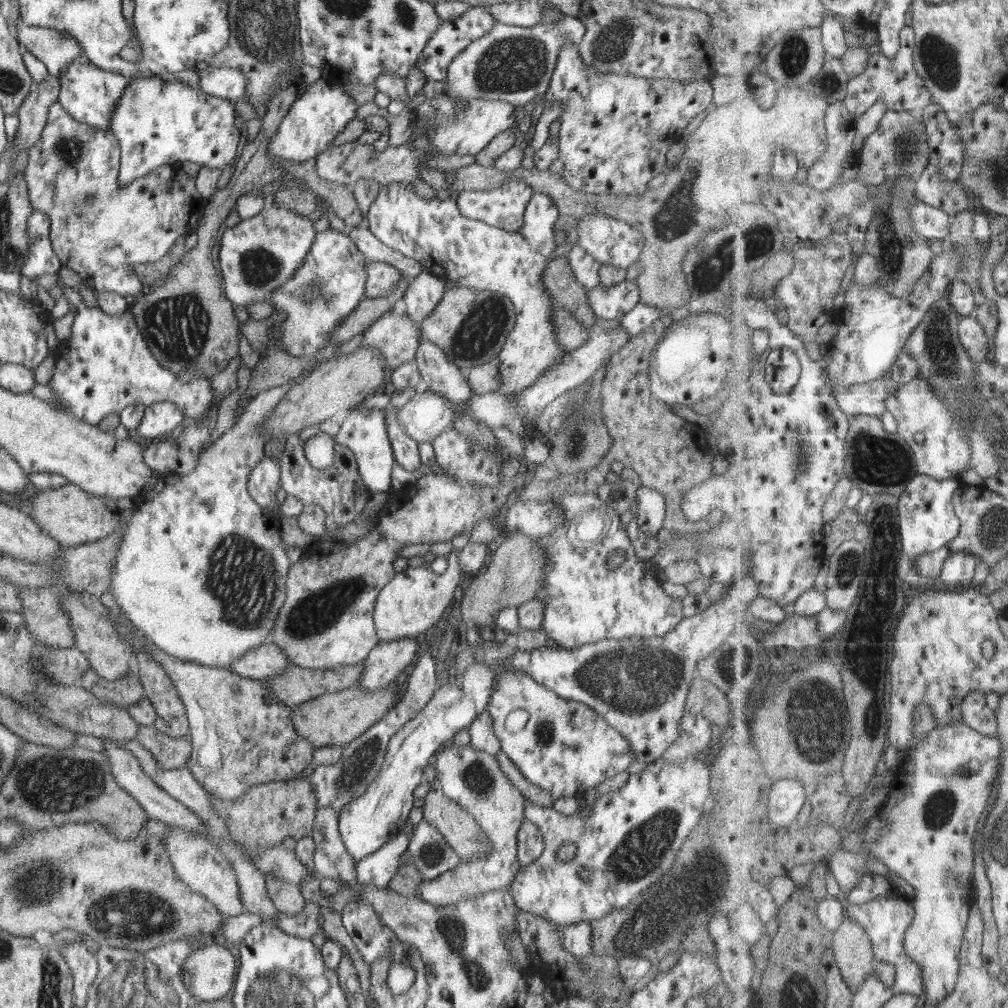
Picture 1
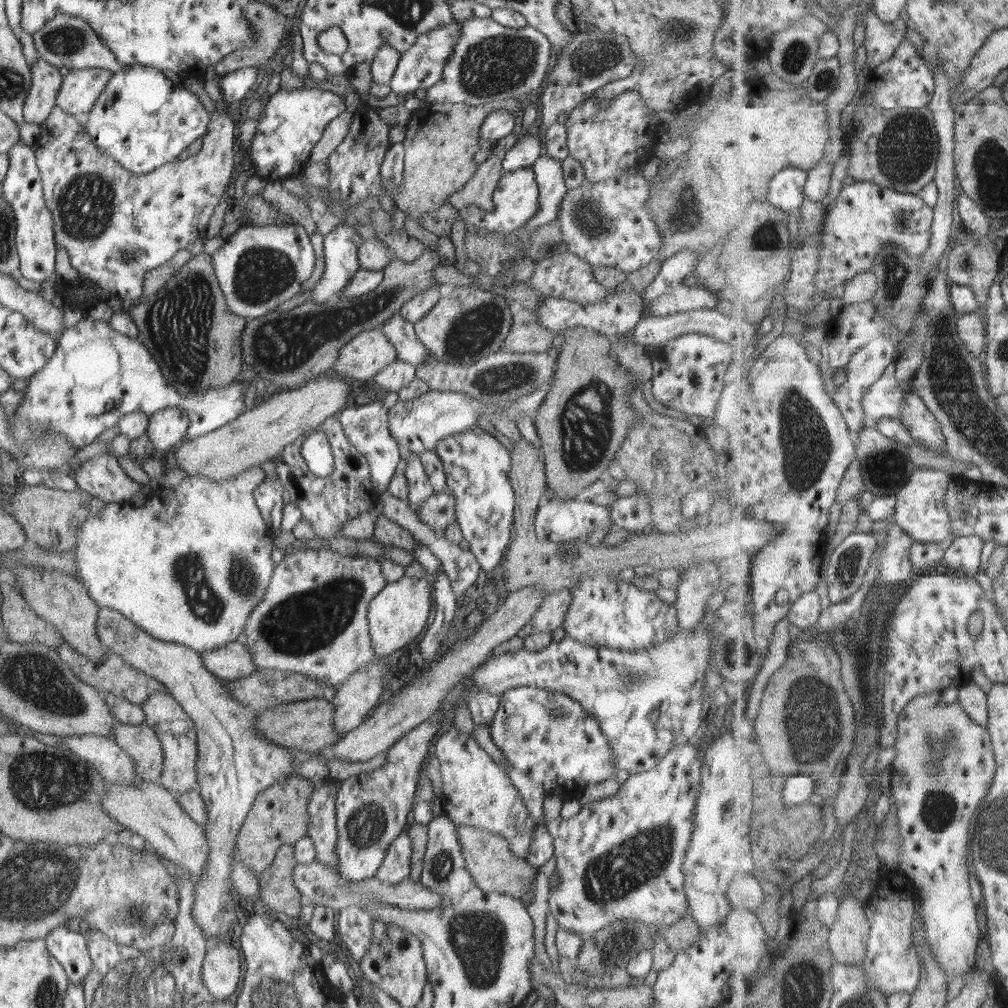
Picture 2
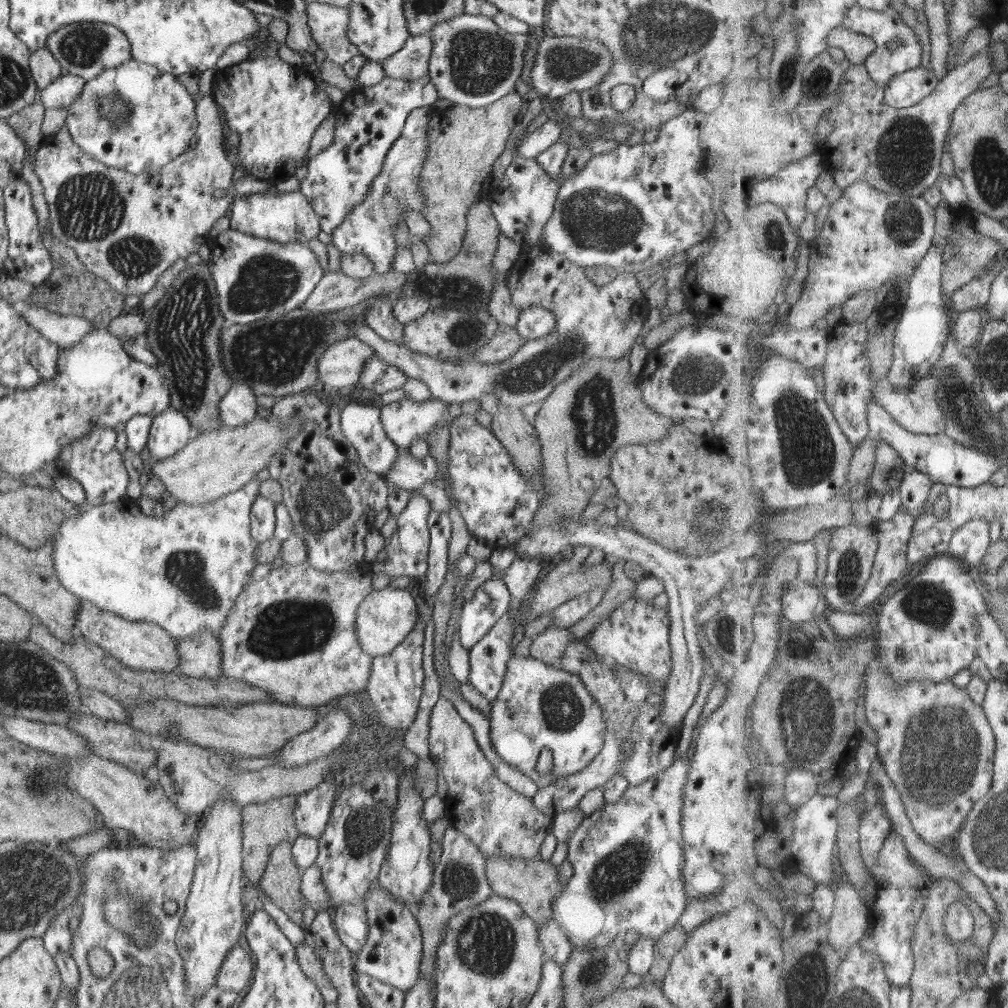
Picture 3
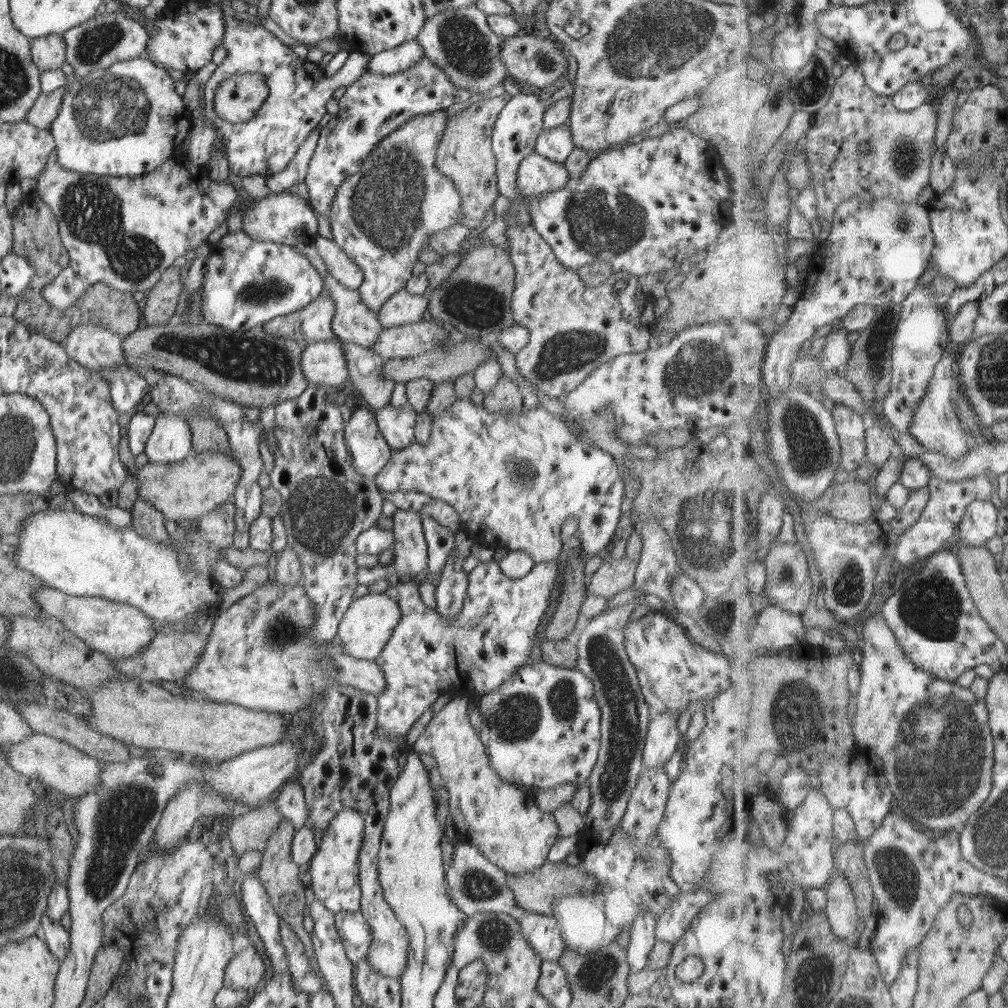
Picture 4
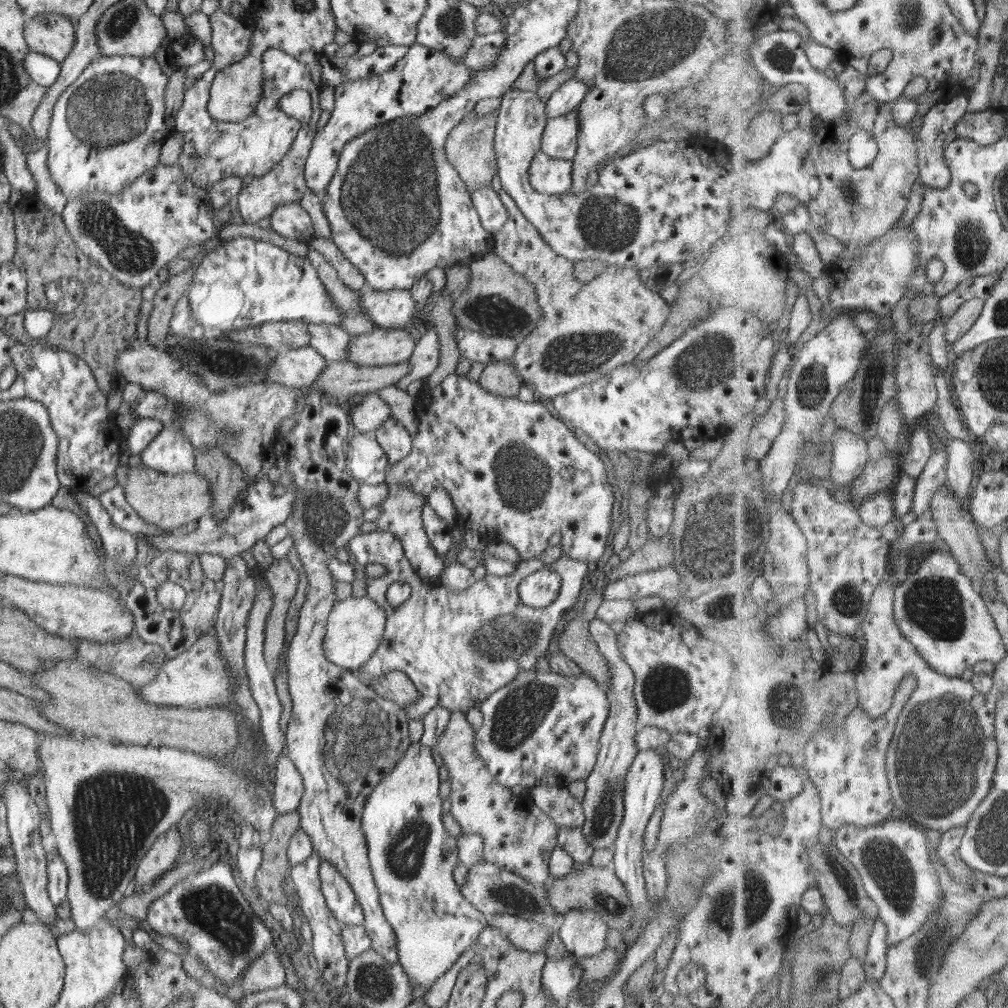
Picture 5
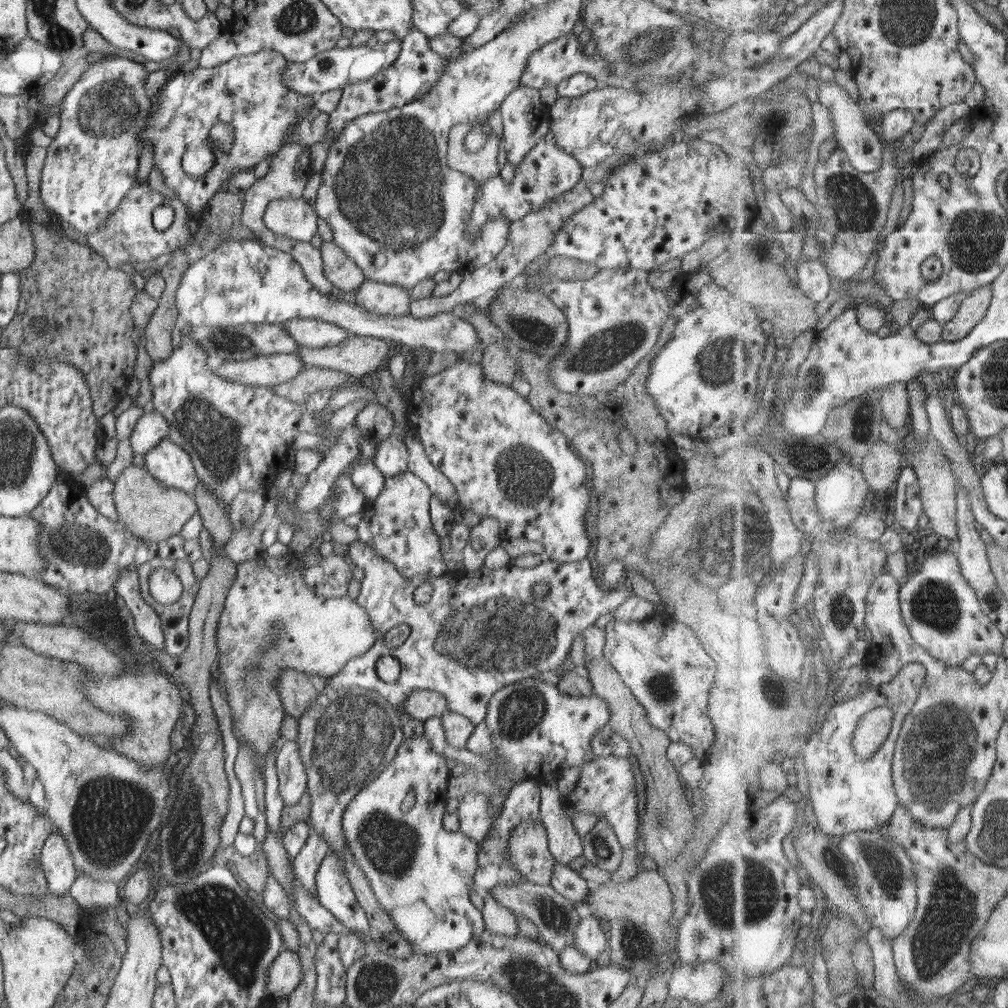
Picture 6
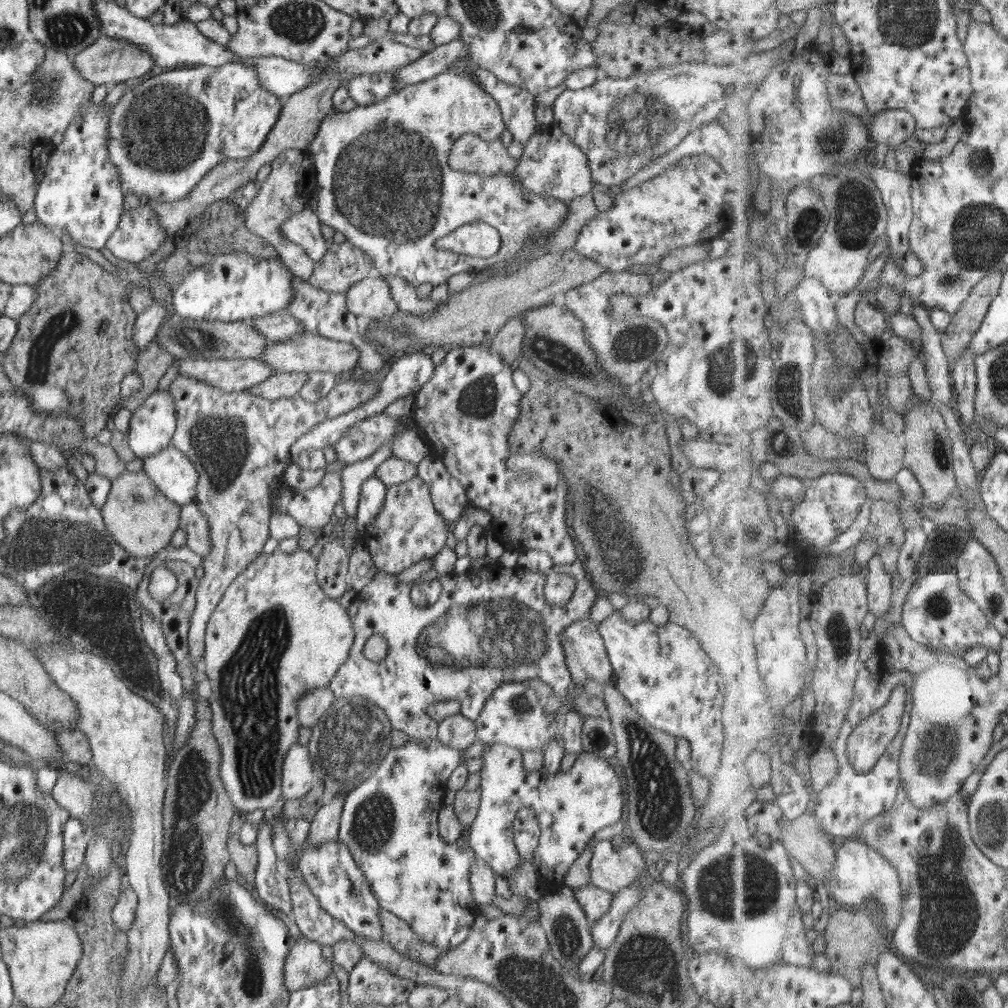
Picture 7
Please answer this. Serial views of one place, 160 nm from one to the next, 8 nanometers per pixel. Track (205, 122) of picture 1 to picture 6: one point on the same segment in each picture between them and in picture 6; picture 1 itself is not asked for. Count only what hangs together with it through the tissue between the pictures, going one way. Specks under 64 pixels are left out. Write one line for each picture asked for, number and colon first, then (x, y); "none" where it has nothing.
2: (143, 120)
3: (133, 117)
4: (127, 120)
5: (107, 129)
6: (91, 165)

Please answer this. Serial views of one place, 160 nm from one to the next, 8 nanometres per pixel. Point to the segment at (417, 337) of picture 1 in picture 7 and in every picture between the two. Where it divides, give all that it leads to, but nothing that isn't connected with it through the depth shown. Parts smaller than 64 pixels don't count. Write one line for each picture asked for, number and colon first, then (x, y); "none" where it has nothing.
2: (370, 351)
3: (339, 366)
4: (323, 362)
5: (298, 368)
6: (273, 369)
7: (233, 375)

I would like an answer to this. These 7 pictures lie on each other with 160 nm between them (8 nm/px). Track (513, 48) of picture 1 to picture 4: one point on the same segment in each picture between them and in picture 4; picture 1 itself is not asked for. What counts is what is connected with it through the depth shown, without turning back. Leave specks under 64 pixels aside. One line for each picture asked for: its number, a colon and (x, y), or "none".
2: (490, 62)
3: (474, 62)
4: (459, 41)

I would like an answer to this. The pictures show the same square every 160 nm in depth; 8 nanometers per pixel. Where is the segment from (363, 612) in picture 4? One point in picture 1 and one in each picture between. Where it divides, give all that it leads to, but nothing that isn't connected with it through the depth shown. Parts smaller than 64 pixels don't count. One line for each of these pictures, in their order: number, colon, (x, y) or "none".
1: (414, 600)
2: (398, 613)
3: (384, 619)

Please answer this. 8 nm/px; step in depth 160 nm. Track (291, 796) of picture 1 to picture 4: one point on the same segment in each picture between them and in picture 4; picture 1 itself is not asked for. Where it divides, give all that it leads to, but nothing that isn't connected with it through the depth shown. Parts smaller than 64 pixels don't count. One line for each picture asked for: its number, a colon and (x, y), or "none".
2: (279, 815)
3: (266, 824)
4: (250, 831)

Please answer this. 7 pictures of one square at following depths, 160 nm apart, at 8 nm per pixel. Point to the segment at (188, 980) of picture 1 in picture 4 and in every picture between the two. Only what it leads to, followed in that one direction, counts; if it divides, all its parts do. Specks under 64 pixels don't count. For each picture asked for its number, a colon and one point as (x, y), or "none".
2: (221, 968)
3: (235, 974)
4: (244, 971)

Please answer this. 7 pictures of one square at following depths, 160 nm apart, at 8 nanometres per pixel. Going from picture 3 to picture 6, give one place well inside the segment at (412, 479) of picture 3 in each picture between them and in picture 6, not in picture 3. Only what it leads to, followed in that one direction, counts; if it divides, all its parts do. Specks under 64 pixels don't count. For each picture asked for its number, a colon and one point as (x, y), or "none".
4: (514, 478)
5: (516, 472)
6: (506, 462)

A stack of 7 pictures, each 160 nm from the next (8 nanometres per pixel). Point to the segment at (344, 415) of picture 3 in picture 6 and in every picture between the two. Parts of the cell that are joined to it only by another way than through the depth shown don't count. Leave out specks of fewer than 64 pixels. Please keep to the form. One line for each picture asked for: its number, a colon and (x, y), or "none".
4: (370, 452)
5: (366, 461)
6: (364, 473)

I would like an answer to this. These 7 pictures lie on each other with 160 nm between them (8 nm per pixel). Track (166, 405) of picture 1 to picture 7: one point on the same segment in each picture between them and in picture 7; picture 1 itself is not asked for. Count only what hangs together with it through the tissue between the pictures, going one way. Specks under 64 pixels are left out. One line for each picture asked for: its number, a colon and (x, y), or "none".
2: (167, 427)
3: (170, 429)
4: (171, 440)
5: (170, 452)
6: (168, 463)
7: (170, 470)

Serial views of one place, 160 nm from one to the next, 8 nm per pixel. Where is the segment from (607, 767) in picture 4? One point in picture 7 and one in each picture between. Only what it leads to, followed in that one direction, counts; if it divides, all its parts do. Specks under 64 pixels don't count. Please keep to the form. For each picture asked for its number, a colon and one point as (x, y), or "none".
5: (603, 805)
6: (601, 847)
7: (612, 868)

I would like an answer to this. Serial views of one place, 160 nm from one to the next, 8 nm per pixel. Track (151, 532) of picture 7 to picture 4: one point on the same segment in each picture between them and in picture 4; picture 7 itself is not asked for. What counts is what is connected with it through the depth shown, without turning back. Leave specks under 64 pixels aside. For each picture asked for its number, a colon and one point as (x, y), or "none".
4: (193, 487)
5: (168, 501)
6: (153, 512)

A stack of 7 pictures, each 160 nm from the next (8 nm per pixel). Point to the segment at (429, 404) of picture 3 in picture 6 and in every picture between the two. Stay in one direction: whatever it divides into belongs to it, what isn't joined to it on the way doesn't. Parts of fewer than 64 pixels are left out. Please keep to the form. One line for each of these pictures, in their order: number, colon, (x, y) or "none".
4: (396, 424)
5: (396, 442)
6: (391, 457)

